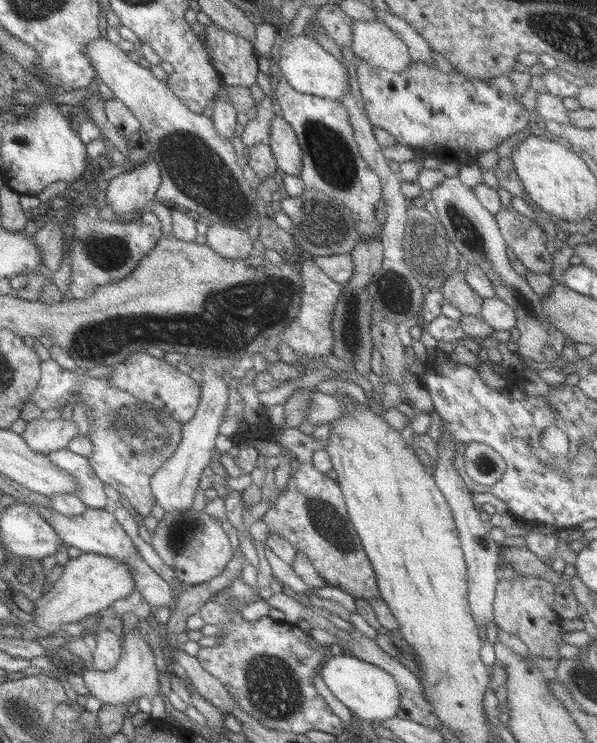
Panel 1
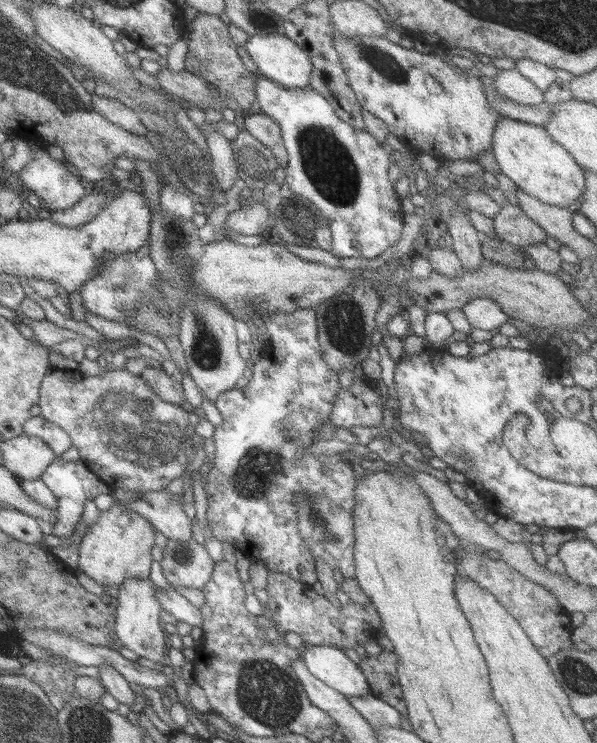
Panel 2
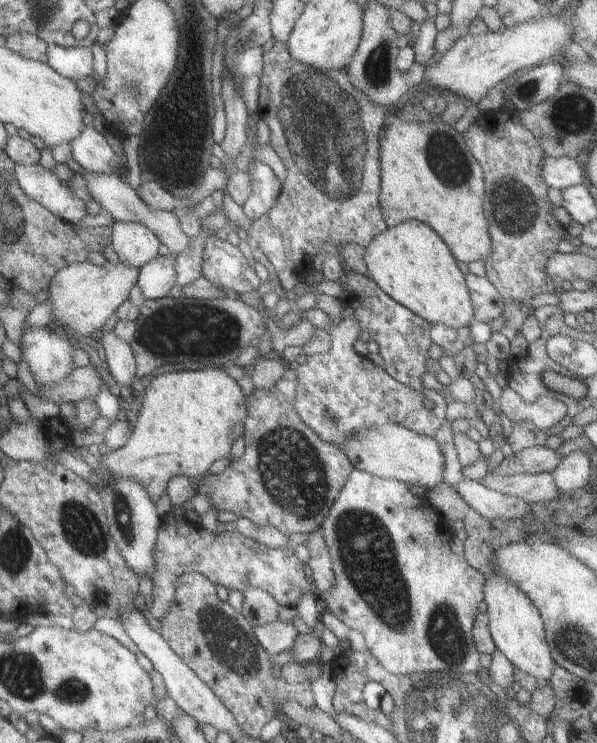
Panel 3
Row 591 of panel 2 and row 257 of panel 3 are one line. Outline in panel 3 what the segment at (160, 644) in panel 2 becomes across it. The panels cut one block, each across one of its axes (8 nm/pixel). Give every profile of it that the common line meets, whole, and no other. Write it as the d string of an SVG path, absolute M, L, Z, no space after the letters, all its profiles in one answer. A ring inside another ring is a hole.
M112 221L109 245L118 260L131 268L141 268L157 257L159 243L157 237L141 224Z

